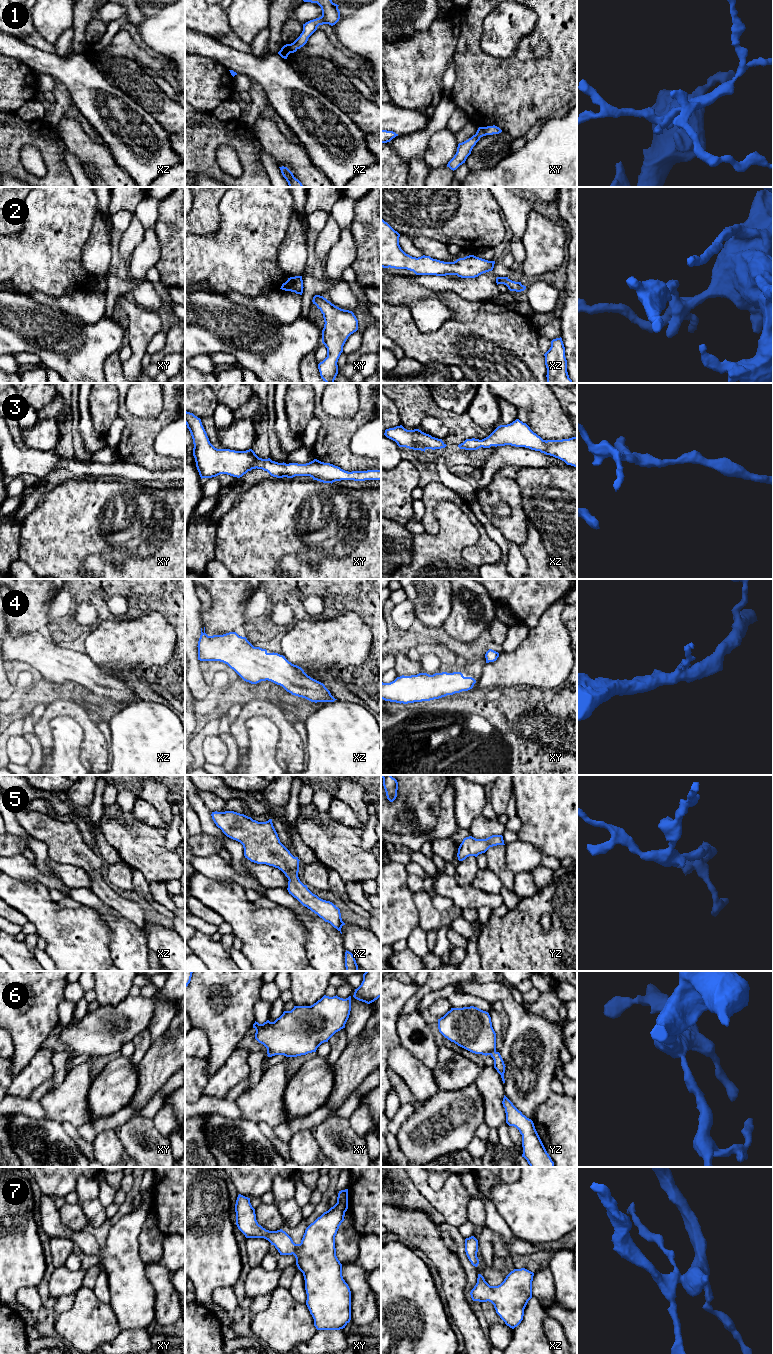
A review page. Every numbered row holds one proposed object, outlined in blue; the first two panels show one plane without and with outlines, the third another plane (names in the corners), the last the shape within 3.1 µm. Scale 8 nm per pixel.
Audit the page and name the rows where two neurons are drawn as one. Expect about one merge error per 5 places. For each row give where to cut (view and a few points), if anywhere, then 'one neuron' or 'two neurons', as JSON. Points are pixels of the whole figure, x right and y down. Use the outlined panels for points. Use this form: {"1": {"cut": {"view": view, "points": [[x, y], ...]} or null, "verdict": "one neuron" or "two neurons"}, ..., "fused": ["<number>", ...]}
{"1": {"cut": null, "verdict": "one neuron"}, "2": {"cut": null, "verdict": "one neuron"}, "3": {"cut": null, "verdict": "one neuron"}, "4": {"cut": null, "verdict": "one neuron"}, "5": {"cut": null, "verdict": "one neuron"}, "6": {"cut": null, "verdict": "one neuron"}, "7": {"cut": null, "verdict": "one neuron"}, "fused": []}

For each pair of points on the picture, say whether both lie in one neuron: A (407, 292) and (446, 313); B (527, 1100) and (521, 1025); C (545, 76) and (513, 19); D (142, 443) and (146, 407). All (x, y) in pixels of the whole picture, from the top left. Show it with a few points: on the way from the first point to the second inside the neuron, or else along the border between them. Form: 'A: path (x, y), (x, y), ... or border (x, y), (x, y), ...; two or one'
A: path (417, 301), (420, 301), (432, 313), (436, 313); one
B: path (510, 1084), (508, 1048), (510, 1044); one
C: border (536, 17), (534, 30), (520, 41), (509, 56); two
D: border (125, 404), (146, 418), (164, 407); two

